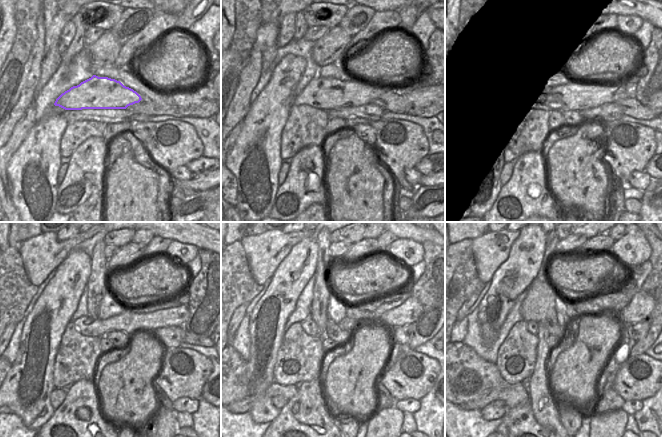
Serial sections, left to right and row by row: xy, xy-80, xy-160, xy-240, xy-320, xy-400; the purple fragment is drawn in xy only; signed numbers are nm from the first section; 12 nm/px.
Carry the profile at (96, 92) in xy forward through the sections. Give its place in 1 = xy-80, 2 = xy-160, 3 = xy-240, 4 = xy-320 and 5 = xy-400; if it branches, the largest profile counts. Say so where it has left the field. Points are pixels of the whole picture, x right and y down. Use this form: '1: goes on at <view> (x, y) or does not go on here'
1: goes on at xy-80 (322, 93)
2: goes on at xy-160 (578, 94)
3: goes on at xy-240 (130, 322)
4: goes on at xy-320 (405, 314)
5: goes on at xy-400 (642, 304)

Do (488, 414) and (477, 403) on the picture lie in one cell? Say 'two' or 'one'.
two

